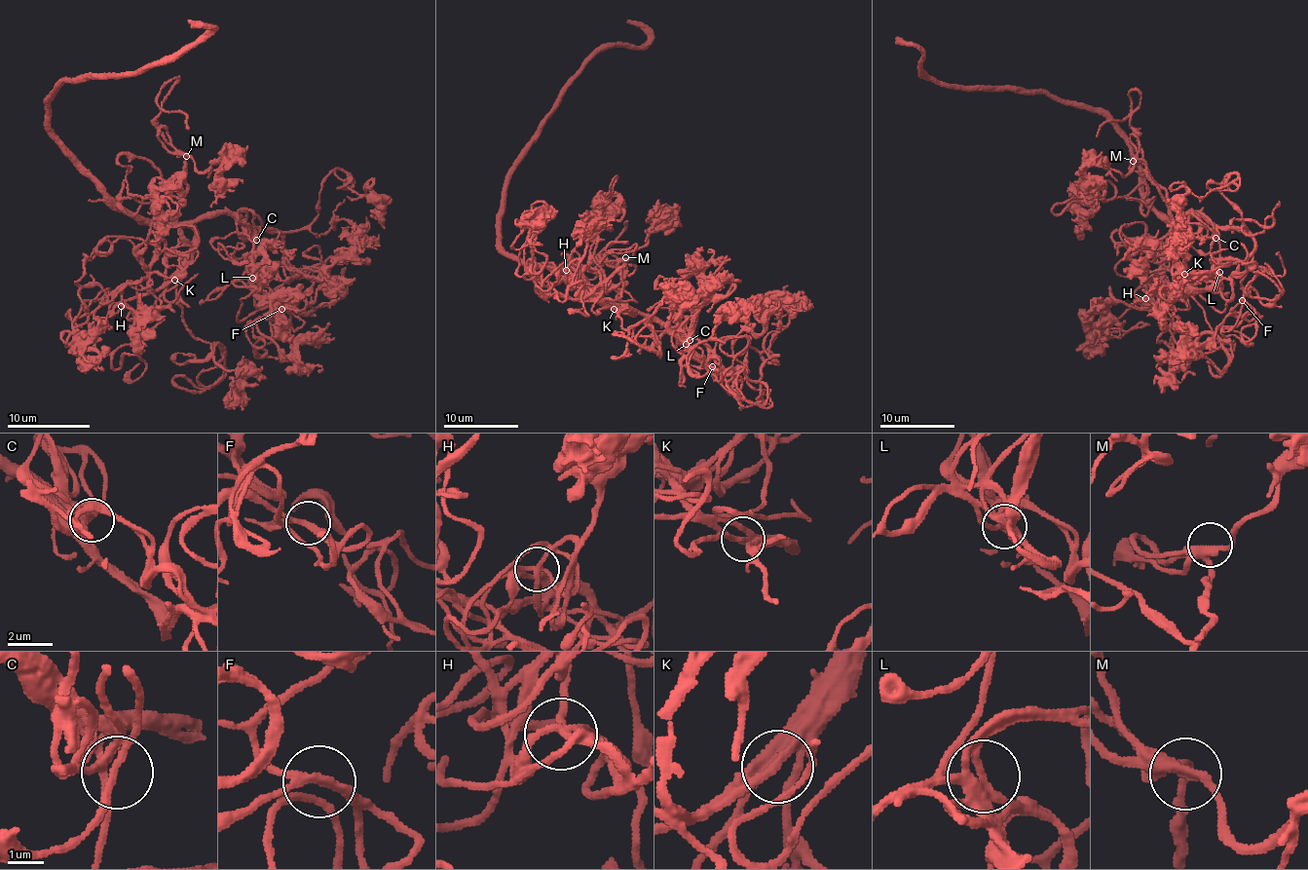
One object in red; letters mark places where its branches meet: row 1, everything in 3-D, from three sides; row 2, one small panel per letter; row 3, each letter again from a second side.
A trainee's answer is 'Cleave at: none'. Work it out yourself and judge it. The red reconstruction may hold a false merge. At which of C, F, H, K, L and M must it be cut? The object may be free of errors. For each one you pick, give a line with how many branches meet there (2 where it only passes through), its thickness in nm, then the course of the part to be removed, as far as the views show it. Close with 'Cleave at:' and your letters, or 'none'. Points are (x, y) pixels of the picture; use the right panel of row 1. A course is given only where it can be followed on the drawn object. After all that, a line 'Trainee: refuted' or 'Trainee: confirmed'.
Cleave at: none
Trainee: confirmed

